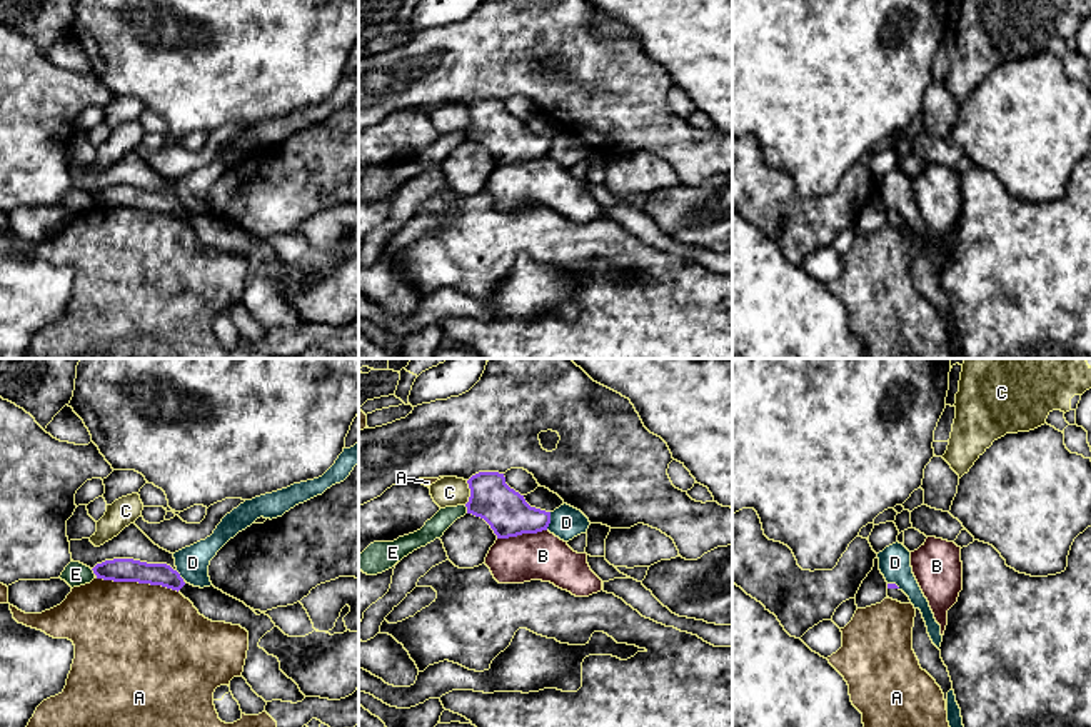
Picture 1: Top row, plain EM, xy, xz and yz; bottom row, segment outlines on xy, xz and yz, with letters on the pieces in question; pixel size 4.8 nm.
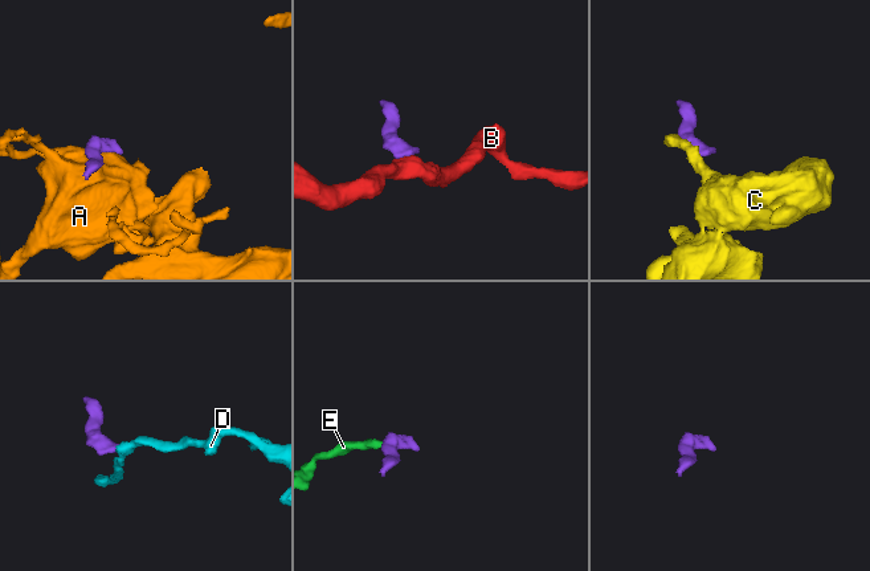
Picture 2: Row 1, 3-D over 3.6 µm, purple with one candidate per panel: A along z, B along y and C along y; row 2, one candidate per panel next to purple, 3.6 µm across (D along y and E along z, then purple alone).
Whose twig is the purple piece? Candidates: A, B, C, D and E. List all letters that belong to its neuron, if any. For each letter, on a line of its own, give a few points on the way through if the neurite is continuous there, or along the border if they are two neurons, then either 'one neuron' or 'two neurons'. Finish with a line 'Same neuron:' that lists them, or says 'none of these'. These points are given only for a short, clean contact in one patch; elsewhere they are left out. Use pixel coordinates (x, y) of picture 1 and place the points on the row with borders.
A: two neurons
B: border xz (546, 529), (497, 539); two neurons
C: border xz (467, 481), (469, 499), (464, 504); two neurons
D: border xz (551, 512), (551, 522), (546, 529); two neurons
E: border xz (464, 506), (467, 512); two neurons
Same neuron: none of these

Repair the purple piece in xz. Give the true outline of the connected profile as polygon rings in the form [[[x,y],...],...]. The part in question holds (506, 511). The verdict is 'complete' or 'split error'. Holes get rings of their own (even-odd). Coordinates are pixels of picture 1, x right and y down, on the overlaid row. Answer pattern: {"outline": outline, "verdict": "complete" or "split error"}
{"outline": [[[479,472],[467,484],[467,514],[484,519],[497,539],[547,530],[551,512],[530,507],[524,495],[505,484],[504,474]]], "verdict": "complete"}

